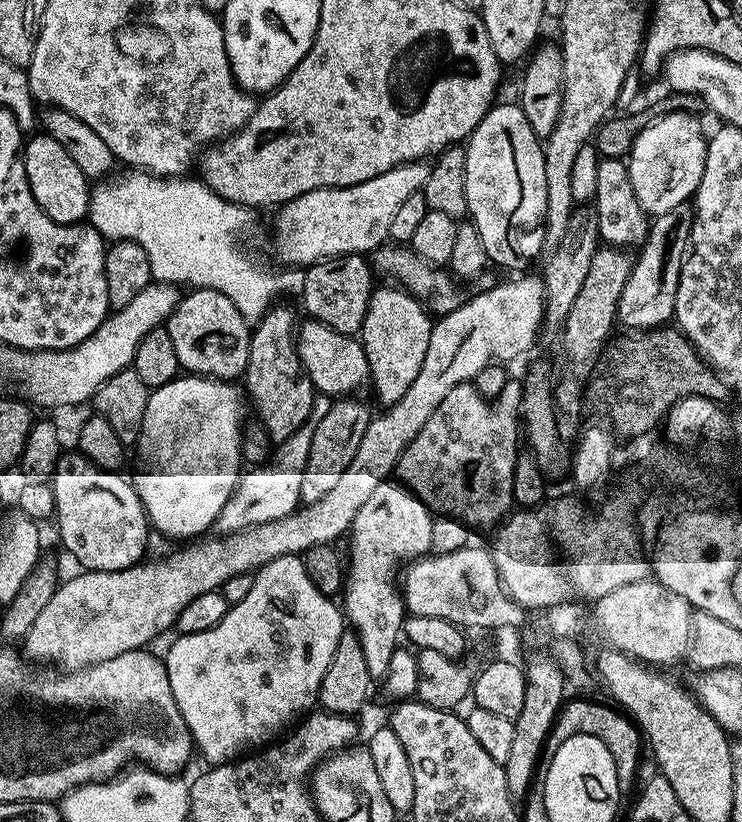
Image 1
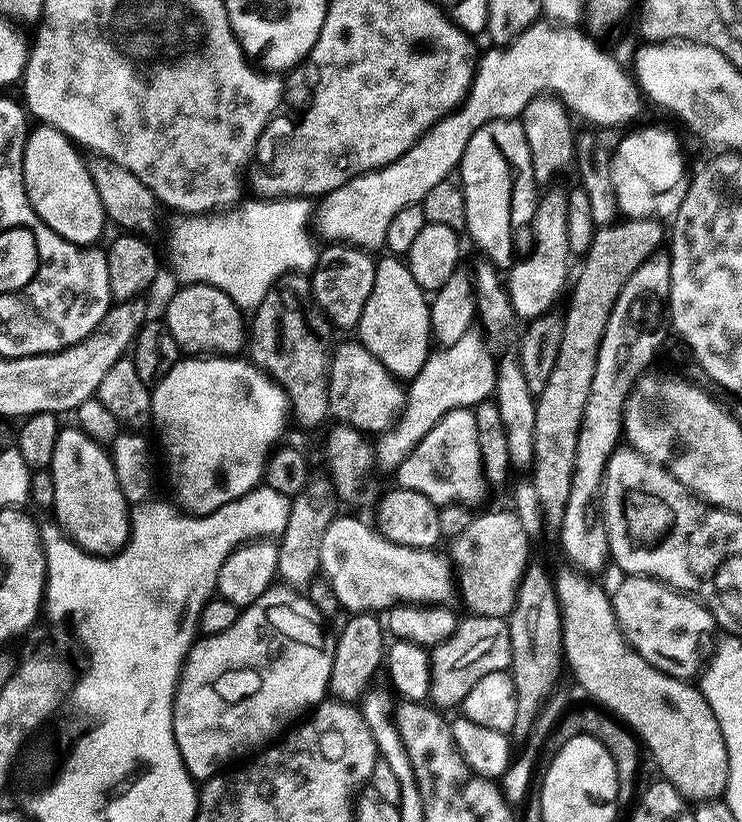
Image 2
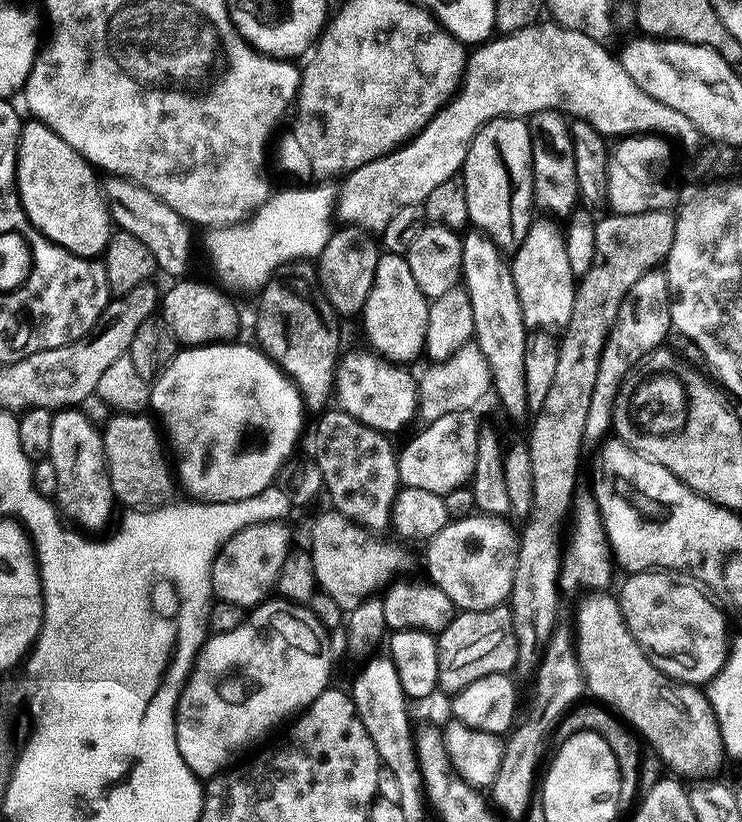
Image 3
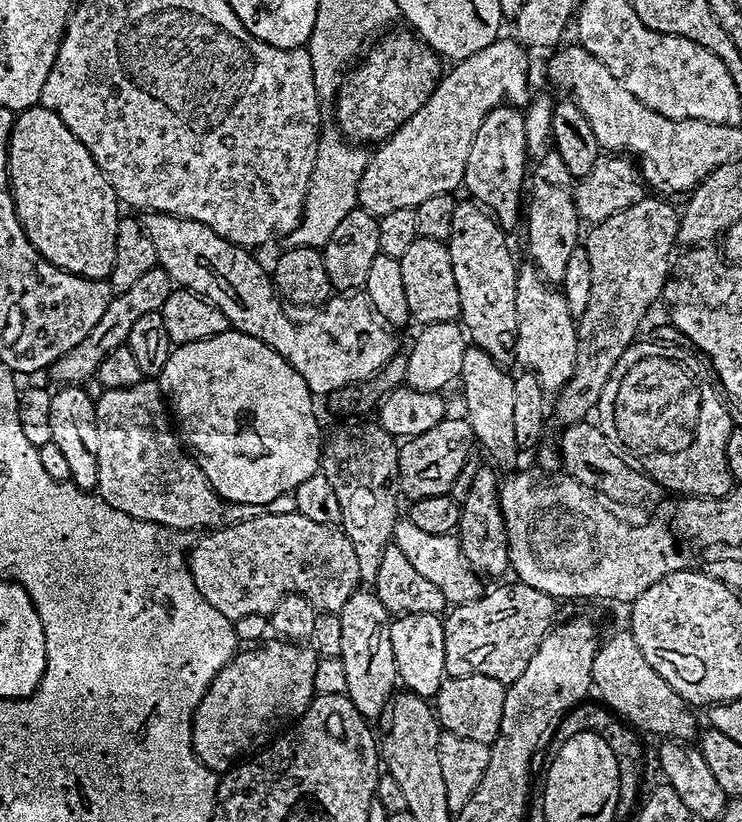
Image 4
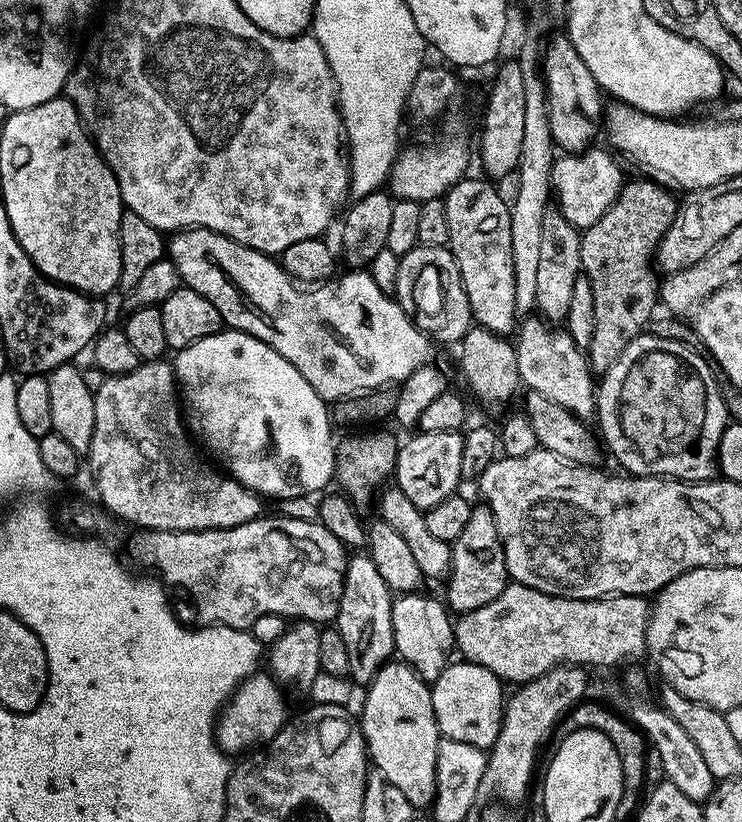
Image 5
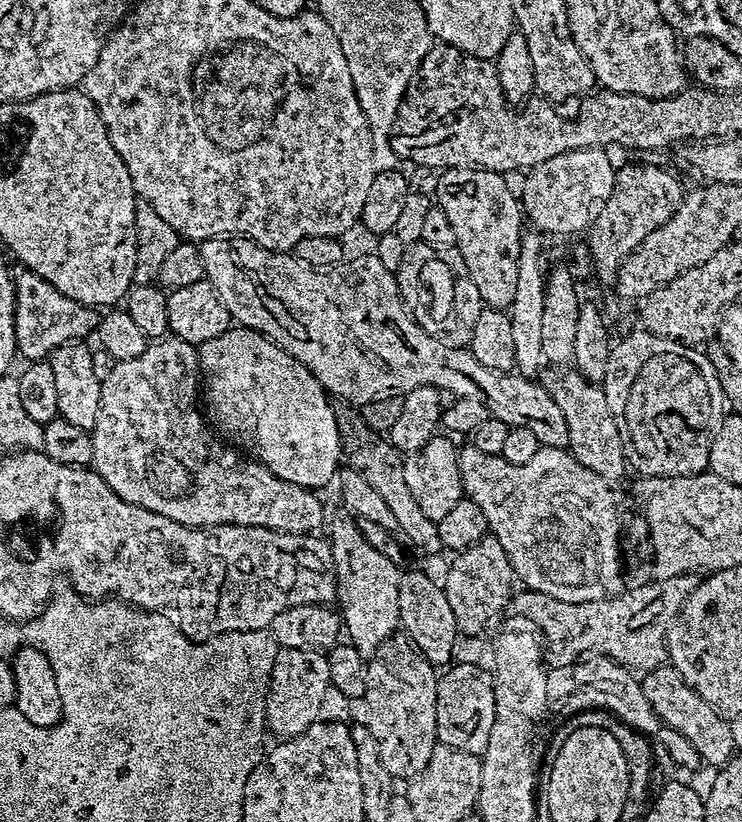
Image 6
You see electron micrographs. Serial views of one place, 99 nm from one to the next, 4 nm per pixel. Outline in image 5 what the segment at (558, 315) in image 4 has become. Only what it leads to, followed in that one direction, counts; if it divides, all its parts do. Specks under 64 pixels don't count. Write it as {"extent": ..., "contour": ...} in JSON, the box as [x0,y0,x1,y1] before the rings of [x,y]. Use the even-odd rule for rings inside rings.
{"extent":[514,319,598,421],"contour":[[[535,319],[525,324],[523,321],[514,340],[514,351],[518,354],[514,371],[520,375],[521,385],[528,392],[537,392],[542,394],[542,398],[550,398],[550,402],[558,402],[558,406],[570,410],[579,420],[591,421],[596,415],[598,388],[592,385],[594,373],[588,366],[587,355],[576,345],[567,330],[555,332],[552,329],[555,327],[549,321]]]}

